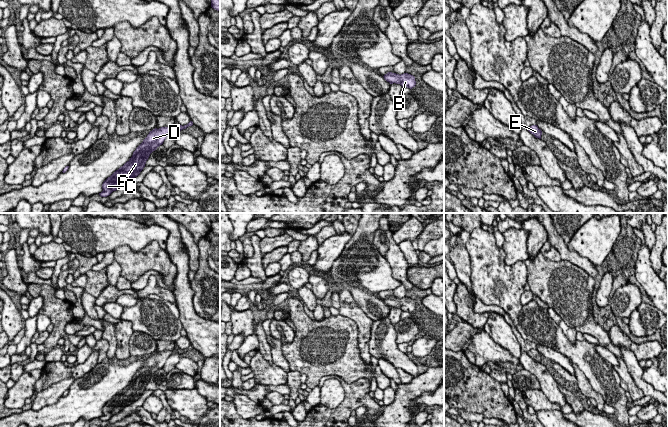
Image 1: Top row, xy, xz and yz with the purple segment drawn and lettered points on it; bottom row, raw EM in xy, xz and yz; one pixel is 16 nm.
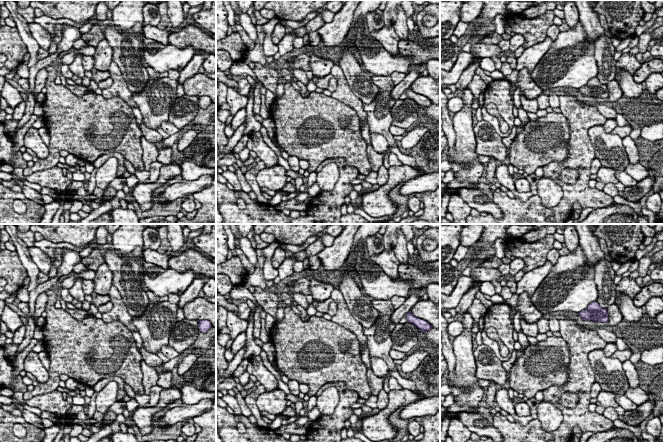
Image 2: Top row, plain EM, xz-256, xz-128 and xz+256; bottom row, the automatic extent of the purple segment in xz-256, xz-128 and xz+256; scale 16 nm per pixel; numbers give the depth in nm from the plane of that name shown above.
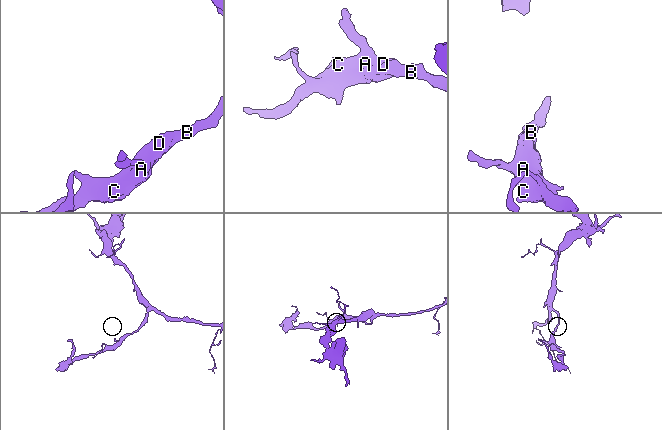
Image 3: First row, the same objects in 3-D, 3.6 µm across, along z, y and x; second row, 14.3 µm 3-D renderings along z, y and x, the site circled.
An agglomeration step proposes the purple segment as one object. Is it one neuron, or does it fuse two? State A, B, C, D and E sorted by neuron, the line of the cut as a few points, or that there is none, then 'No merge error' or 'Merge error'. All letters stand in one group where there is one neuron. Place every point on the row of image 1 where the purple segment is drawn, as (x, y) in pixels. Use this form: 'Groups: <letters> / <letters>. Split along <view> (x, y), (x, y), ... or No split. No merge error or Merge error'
Groups: A B C D E. No split. No merge error

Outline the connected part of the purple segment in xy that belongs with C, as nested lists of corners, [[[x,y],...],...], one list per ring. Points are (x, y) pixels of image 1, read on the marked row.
[[[176,126],[155,128],[149,132],[143,142],[133,152],[132,157],[102,184],[101,197],[109,196],[118,190],[124,183],[137,177],[145,167],[150,154],[163,144],[168,133]]]

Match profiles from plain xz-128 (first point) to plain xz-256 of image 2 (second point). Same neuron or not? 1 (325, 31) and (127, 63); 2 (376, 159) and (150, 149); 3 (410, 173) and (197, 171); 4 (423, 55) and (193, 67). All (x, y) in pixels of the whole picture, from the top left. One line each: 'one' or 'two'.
1: two
2: one
3: two
4: two

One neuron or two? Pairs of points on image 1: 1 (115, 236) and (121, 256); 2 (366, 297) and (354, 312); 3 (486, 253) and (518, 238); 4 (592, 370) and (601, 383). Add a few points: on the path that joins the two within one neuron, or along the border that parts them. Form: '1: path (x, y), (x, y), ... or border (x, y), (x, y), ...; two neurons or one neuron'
1: border (141, 249), (133, 251), (120, 245), (112, 251); two neurons
2: border (349, 291), (356, 304), (373, 320); two neurons
3: border (501, 248), (507, 264), (522, 261); two neurons
4: path (595, 373), (601, 380); one neuron

